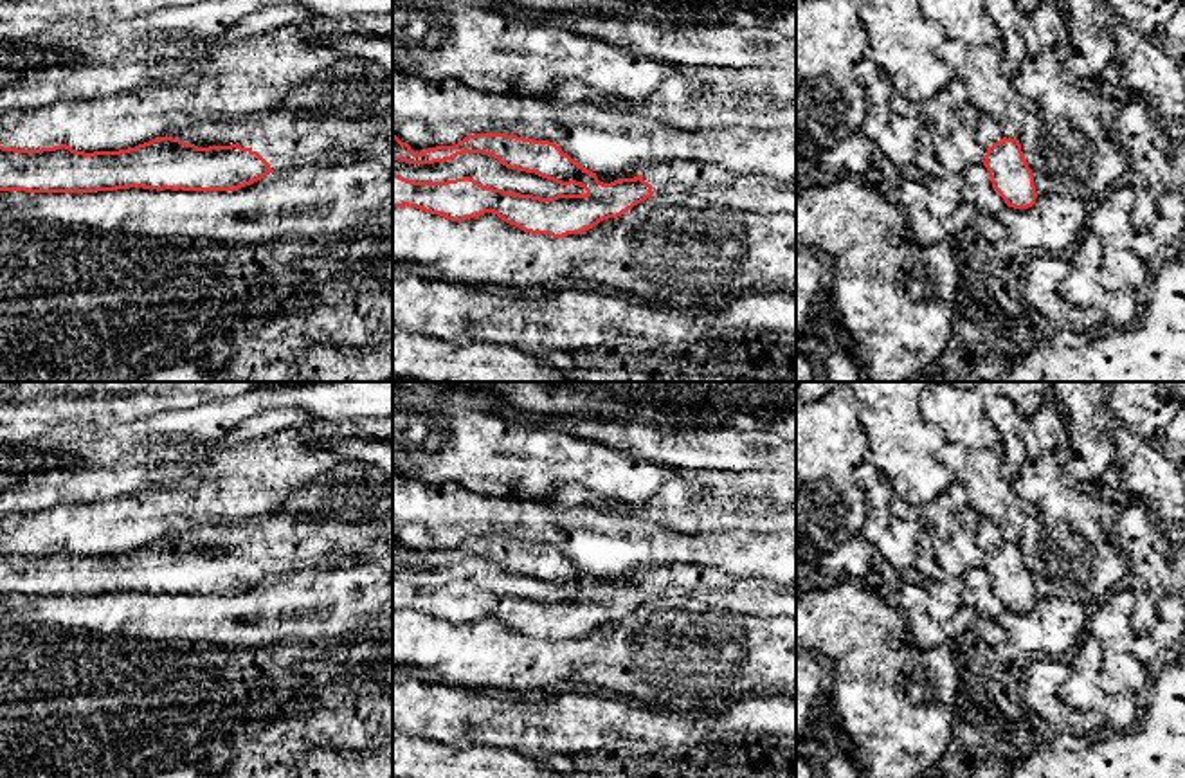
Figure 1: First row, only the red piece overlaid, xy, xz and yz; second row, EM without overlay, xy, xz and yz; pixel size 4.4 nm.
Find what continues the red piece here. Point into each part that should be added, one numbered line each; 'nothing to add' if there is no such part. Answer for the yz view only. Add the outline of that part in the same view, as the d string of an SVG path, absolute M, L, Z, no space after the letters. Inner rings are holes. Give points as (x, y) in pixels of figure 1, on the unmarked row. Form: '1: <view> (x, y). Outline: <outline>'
1: yz (989, 535). Outline: M980 519L980 529L978 529L978 544L987 551L1003 542L1003 535L1000 533L998 526L987 519Z

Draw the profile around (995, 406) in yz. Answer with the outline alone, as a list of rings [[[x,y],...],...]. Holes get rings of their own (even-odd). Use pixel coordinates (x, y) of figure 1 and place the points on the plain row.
[[[1007,396],[985,398],[985,412],[994,421],[1003,447],[1003,475],[1014,481],[1023,463],[1028,459],[1019,436],[1019,421],[1012,402]]]

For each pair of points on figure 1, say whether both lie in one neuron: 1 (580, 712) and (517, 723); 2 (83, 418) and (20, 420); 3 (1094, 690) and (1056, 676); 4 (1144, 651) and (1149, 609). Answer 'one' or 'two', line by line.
1: one
2: one
3: two
4: two

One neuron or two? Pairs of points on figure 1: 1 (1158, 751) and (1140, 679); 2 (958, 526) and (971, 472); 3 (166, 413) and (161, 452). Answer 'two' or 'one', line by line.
1: two
2: two
3: one

